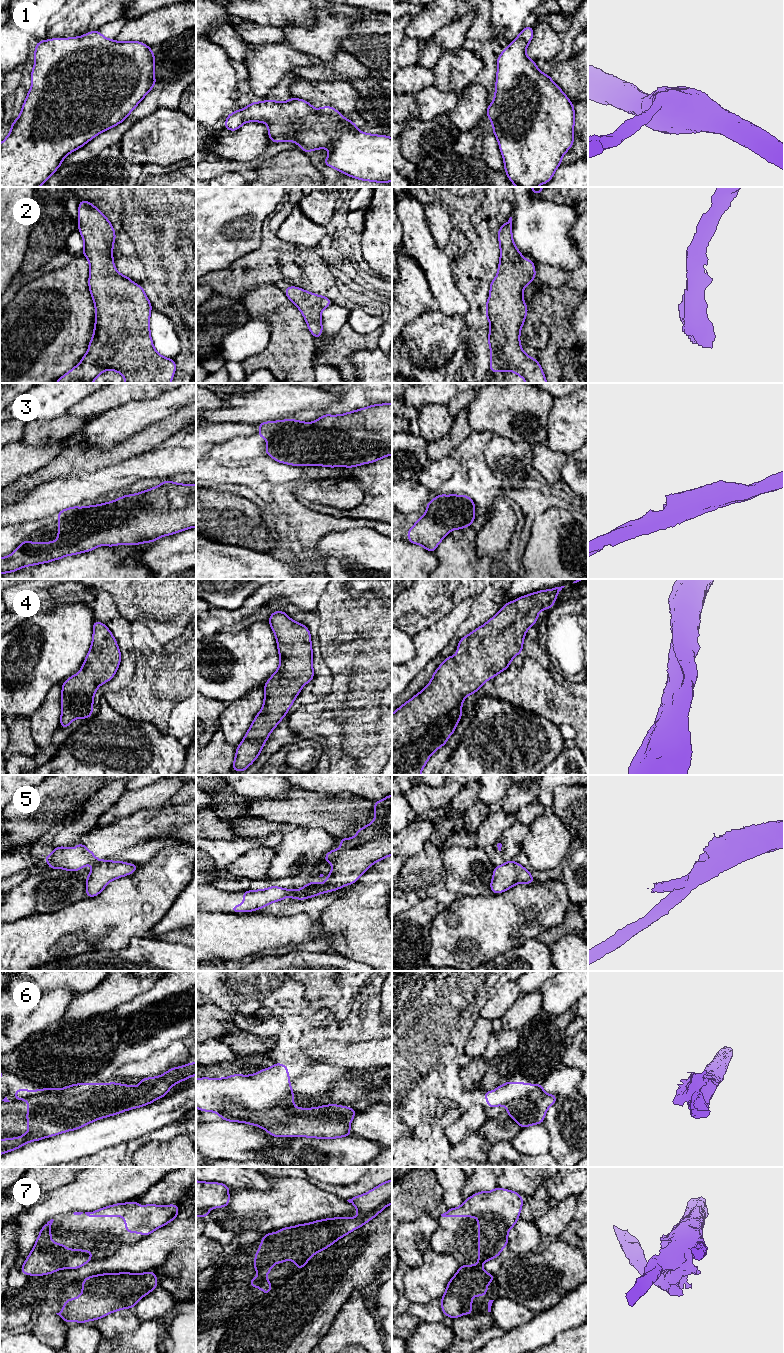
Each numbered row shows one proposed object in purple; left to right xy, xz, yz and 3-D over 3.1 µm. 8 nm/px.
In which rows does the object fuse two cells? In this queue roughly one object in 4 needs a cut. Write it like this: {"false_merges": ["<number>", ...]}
{"false_merges": ["5", "7"]}

